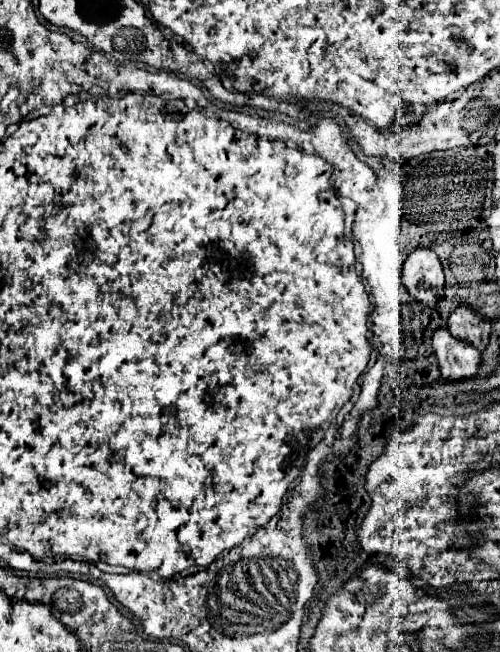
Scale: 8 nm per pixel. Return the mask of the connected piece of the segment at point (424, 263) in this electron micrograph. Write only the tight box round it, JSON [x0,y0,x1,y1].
[403,246,445,308]

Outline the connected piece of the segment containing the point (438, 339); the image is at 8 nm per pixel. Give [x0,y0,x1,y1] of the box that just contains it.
[433,326,481,380]

